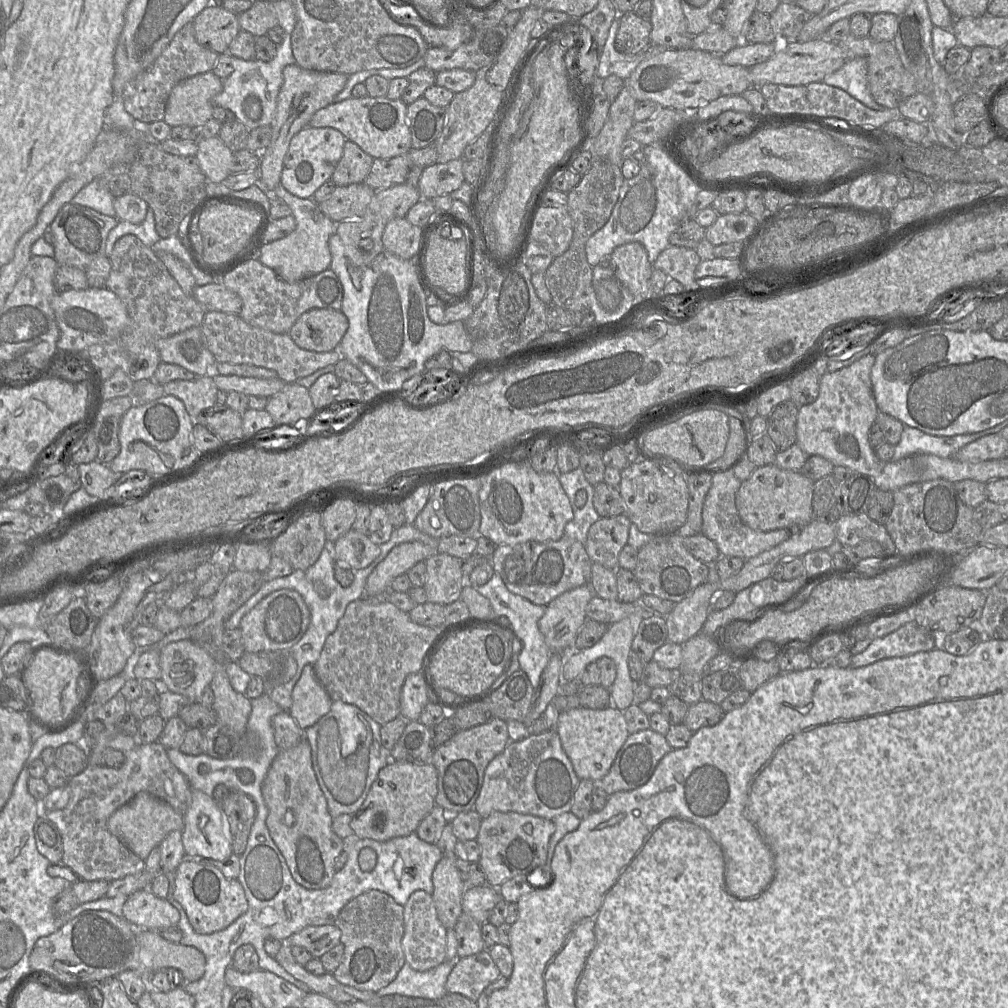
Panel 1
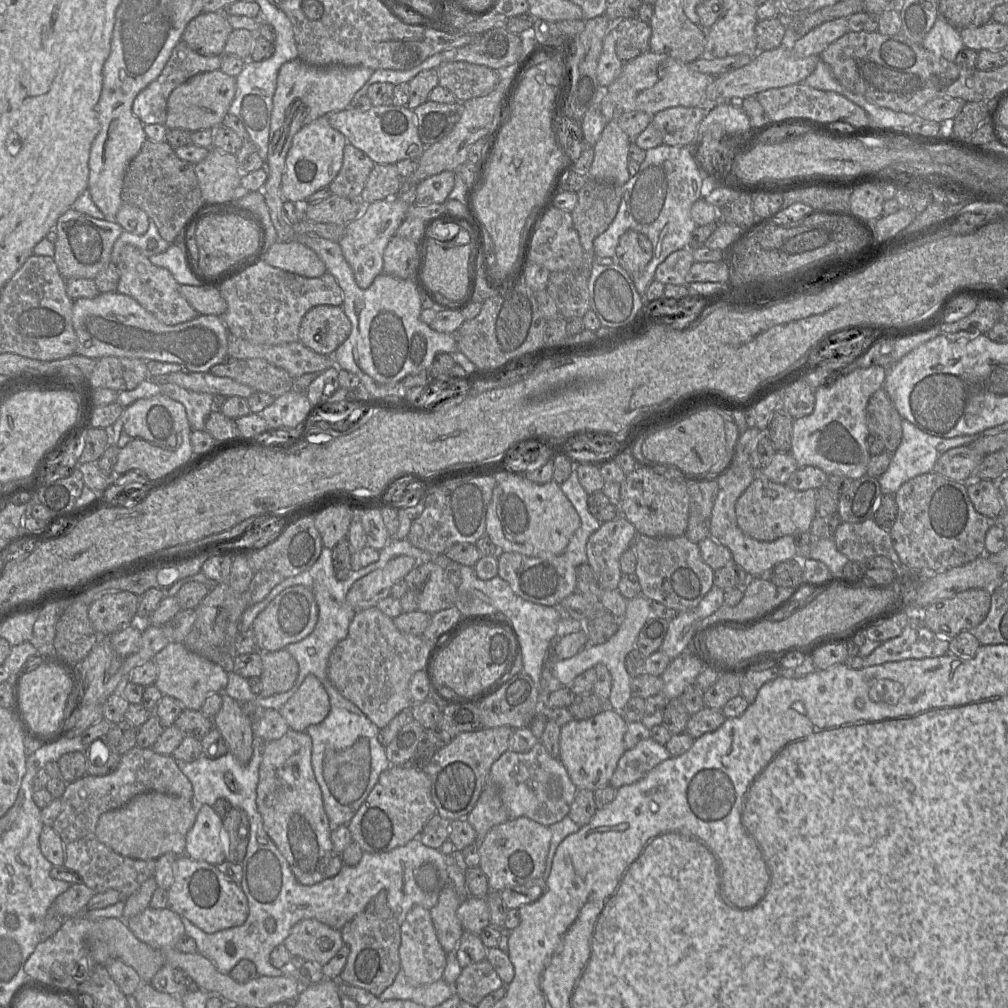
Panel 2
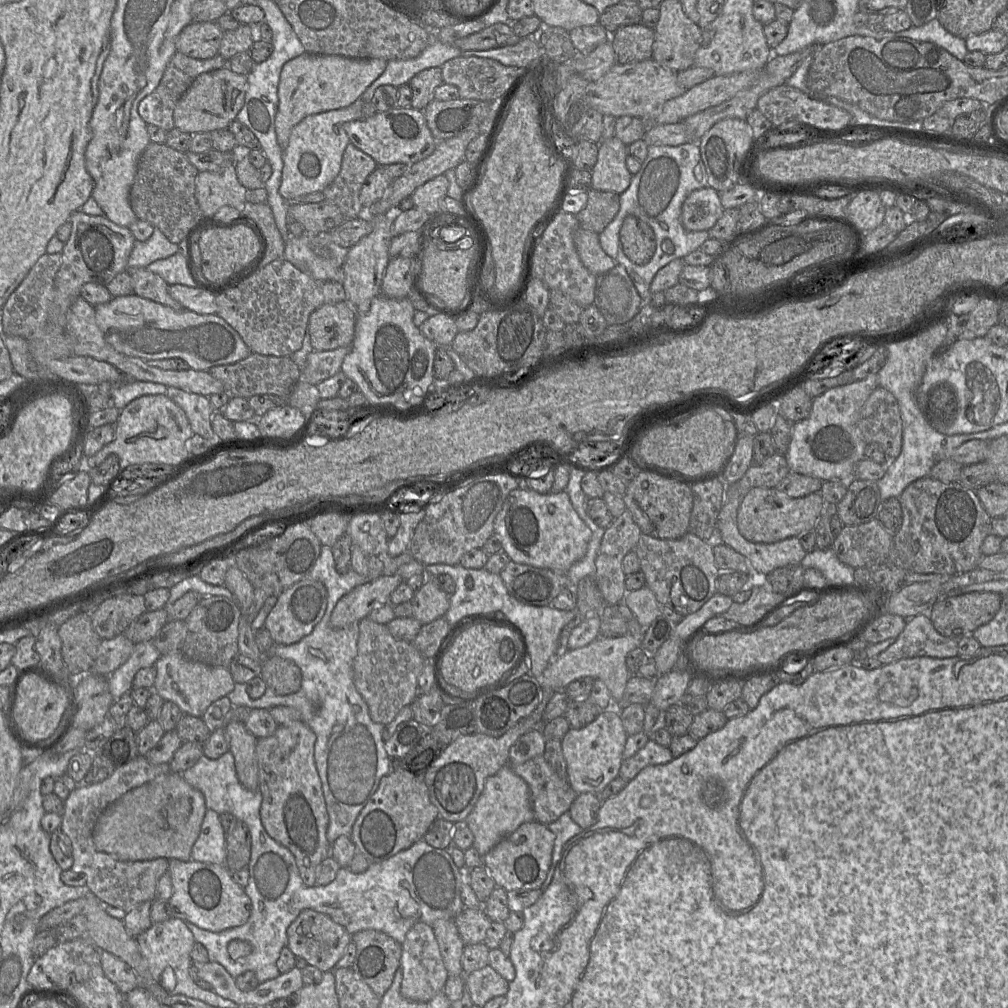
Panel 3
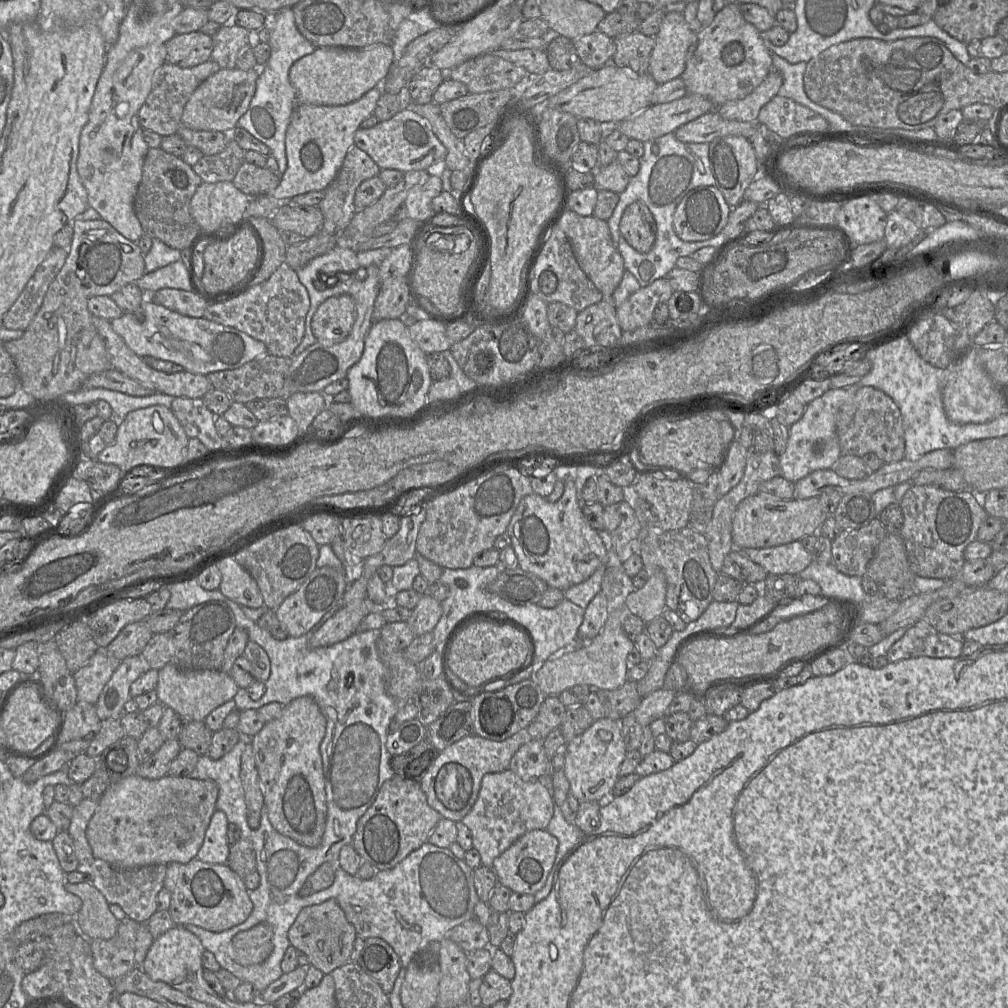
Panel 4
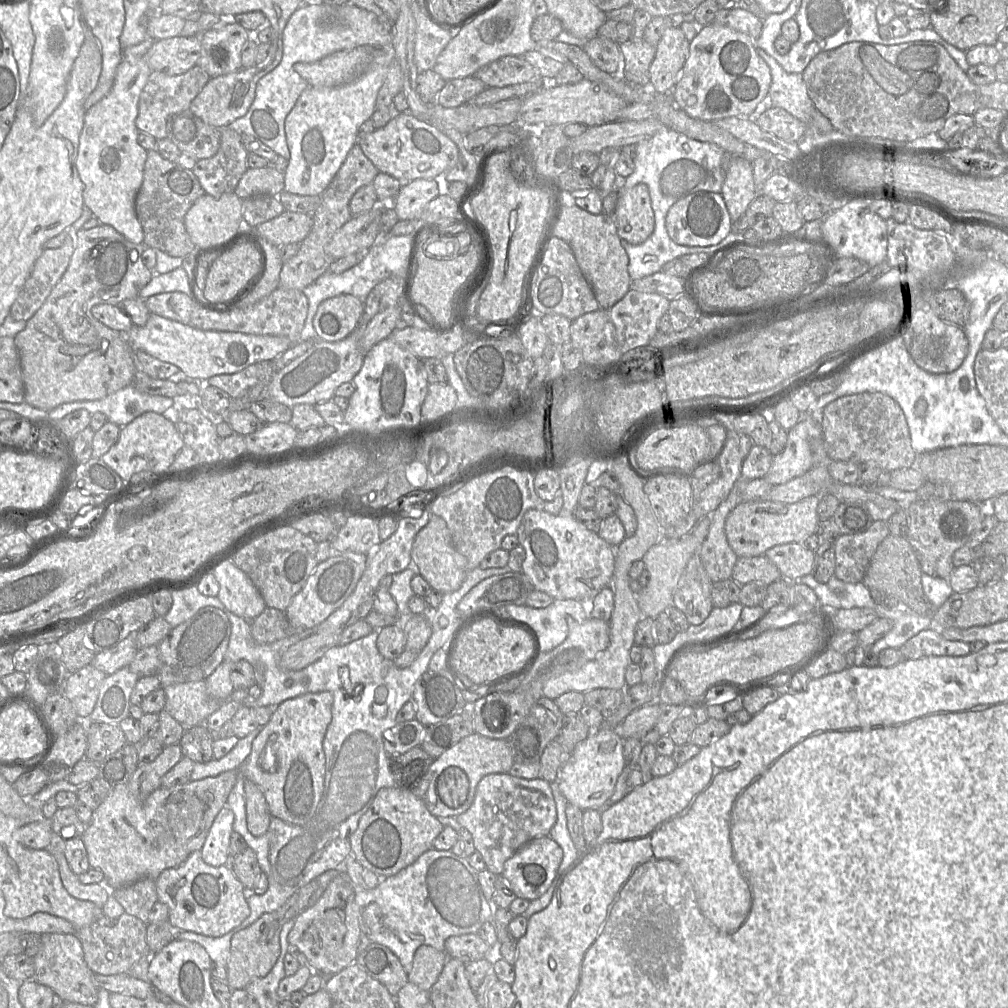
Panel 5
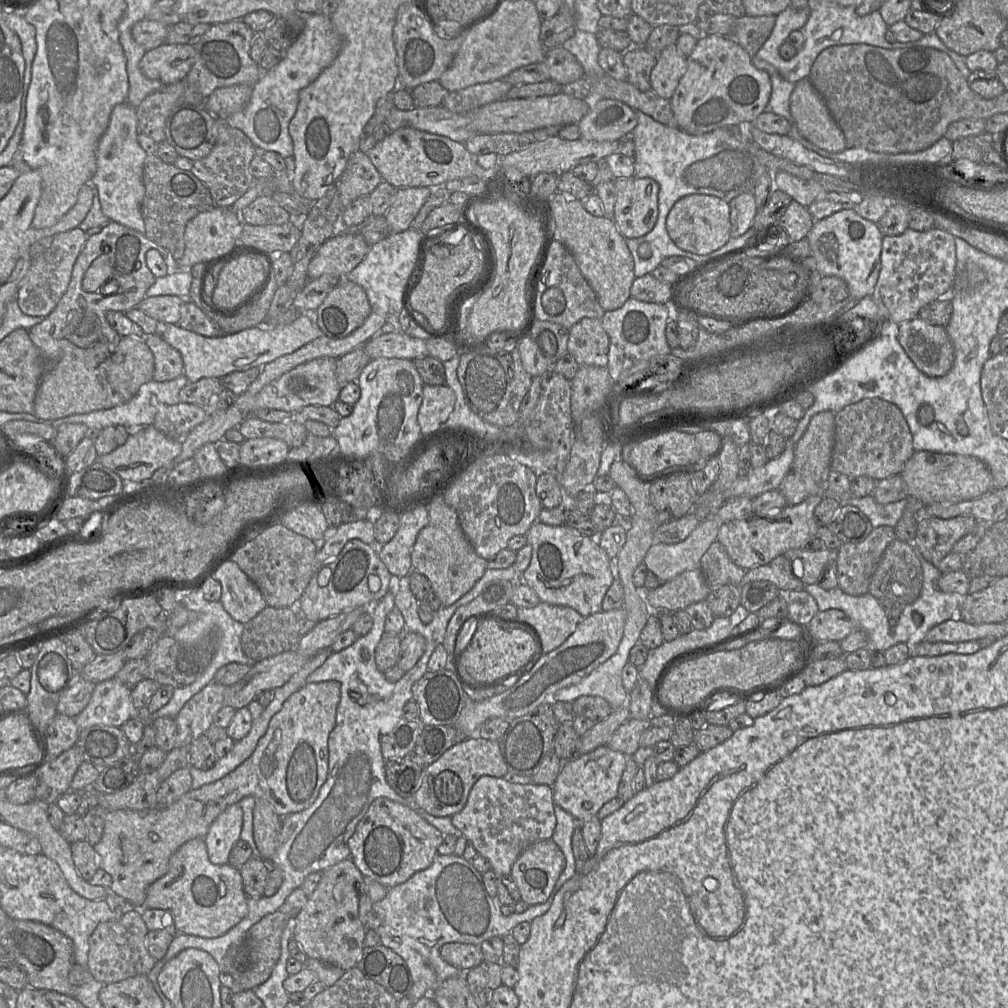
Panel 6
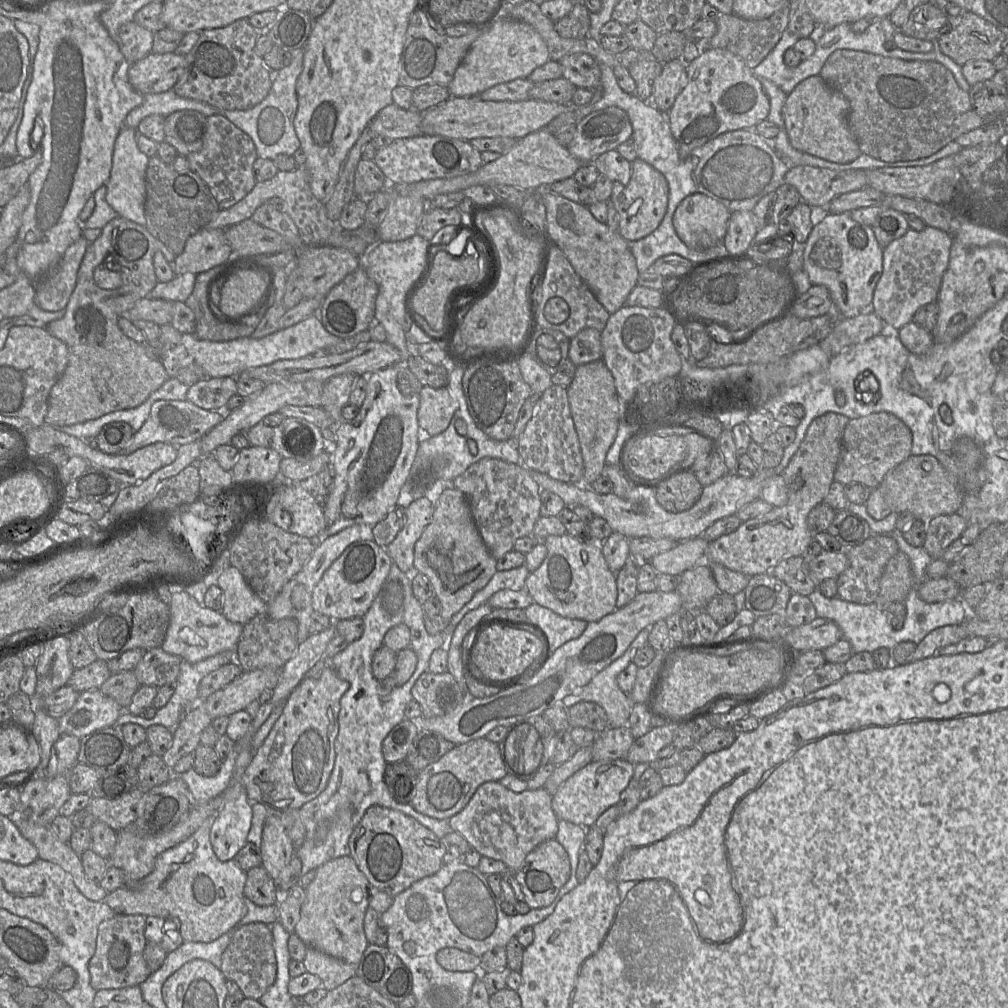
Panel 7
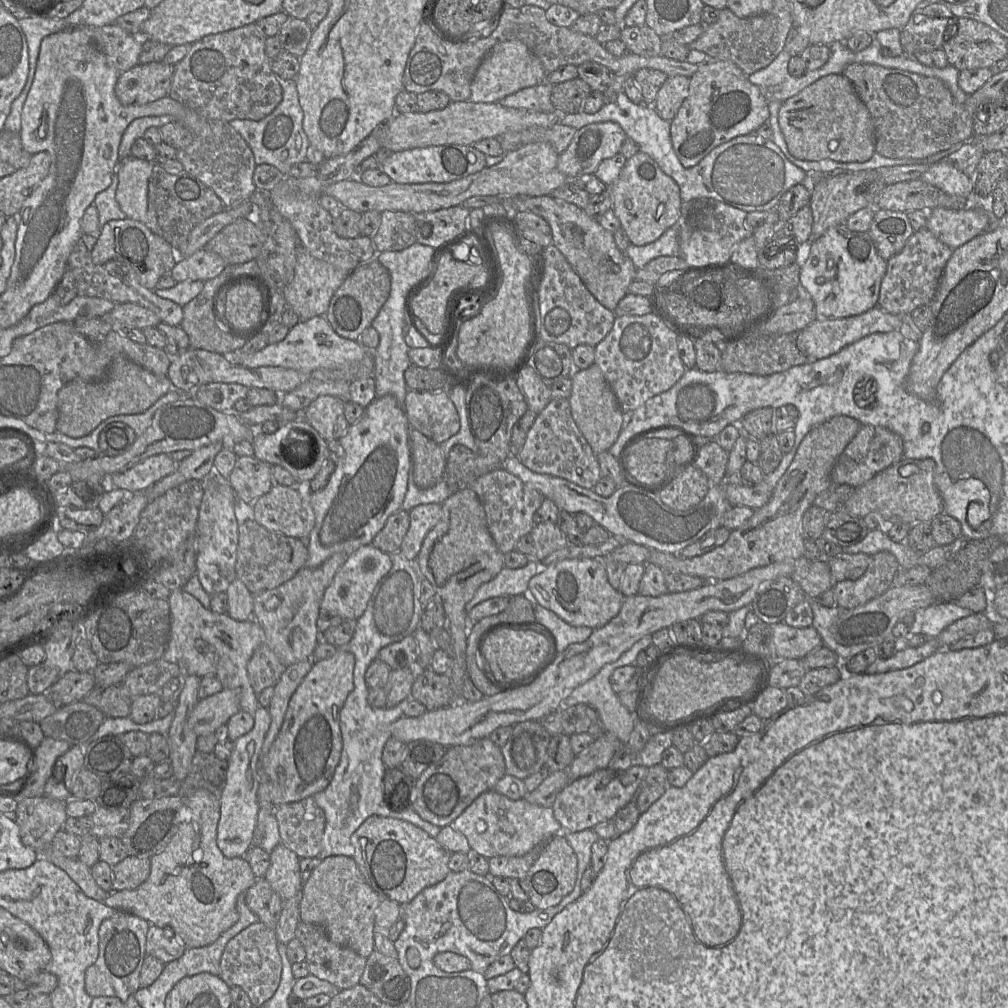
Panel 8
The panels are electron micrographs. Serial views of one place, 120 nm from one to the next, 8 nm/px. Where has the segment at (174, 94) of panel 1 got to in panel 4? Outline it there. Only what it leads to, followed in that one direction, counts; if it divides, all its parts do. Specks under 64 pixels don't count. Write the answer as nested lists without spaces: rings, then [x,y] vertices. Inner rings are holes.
[[[259,67],[249,71],[237,68],[220,68],[216,73],[206,78],[192,93],[183,109],[182,125],[196,131],[216,131],[230,134],[237,126],[238,119],[249,107],[259,74]]]

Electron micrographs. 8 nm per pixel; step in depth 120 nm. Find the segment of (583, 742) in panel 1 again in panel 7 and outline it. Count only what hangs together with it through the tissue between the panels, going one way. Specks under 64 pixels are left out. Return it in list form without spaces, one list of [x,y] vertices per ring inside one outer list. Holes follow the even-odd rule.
[[[625,758],[591,761],[565,780],[552,796],[552,808],[558,820],[566,820],[588,828],[610,806],[616,805],[621,792],[634,774],[634,764]]]

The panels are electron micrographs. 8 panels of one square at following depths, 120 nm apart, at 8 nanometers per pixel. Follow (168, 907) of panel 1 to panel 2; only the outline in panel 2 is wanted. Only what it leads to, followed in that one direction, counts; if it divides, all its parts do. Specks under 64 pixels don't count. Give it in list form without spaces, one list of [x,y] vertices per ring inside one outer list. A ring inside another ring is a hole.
[[[147,907],[129,918],[126,923],[136,938],[160,951],[175,948],[186,934],[180,916],[169,908]]]

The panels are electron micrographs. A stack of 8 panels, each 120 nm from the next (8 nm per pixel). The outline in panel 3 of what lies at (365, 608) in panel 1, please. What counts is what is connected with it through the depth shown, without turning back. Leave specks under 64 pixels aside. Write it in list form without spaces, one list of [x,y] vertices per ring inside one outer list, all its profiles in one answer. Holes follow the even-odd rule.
[[[368,617],[359,622],[357,655],[353,661],[353,682],[368,706],[371,719],[387,725],[418,695],[418,677],[428,662],[413,645],[394,638],[387,625]]]

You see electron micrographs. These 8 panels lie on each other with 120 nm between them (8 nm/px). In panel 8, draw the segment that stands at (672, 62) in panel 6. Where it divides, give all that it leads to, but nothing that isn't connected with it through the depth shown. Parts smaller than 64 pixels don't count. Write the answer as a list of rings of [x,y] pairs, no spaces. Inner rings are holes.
[[[669,76],[658,91],[654,108],[661,118],[672,121],[689,94],[690,78]]]

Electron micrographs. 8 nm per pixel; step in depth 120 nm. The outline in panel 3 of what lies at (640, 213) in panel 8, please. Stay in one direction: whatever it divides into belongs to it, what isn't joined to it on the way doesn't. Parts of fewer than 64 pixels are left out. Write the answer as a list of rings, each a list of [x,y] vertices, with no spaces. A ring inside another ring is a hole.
[[[628,215],[620,229],[620,243],[624,254],[635,264],[647,264],[656,250],[655,234],[641,219]]]

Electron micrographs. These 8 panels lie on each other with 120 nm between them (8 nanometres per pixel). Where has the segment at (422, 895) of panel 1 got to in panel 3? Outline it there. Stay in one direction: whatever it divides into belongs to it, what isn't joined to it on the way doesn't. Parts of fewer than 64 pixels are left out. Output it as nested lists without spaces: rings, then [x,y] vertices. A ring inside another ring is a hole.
[[[420,922],[415,924],[406,934],[402,943],[400,967],[403,971],[401,995],[414,1002],[428,1002],[442,992],[448,978],[448,972],[440,953],[433,928]]]

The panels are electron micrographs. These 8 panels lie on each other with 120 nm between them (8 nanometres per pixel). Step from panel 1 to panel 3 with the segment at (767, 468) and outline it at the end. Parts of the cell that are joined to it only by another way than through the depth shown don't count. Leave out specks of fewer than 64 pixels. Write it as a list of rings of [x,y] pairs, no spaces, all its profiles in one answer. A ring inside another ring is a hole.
[[[752,488],[743,498],[737,513],[740,534],[753,543],[774,543],[811,532],[823,508],[819,492],[804,497],[791,498],[776,488]]]

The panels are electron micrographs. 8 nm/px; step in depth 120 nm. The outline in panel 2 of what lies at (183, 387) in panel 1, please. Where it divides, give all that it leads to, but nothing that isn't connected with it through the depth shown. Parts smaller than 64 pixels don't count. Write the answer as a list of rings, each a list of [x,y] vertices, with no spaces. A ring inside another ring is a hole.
[[[174,383],[160,386],[162,393],[180,402],[186,410],[187,419],[192,430],[205,431],[205,420],[213,409],[213,395],[198,393],[182,388]]]

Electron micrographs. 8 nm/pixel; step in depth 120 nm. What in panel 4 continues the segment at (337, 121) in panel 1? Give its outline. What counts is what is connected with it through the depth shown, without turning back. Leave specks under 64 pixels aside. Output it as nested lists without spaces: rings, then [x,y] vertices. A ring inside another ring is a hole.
[[[409,109],[400,110],[390,119],[378,122],[371,128],[358,128],[354,133],[354,145],[366,152],[380,169],[397,169],[404,173],[427,170],[430,175],[437,164],[444,164],[447,154],[428,121]]]

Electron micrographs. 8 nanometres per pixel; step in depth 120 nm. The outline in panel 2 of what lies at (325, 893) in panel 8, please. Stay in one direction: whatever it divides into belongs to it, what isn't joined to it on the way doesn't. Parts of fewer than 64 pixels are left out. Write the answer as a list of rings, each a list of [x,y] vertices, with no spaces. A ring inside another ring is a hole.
[[[303,919],[292,927],[283,944],[291,956],[300,956],[322,967],[335,956],[344,942],[340,930],[315,919]]]

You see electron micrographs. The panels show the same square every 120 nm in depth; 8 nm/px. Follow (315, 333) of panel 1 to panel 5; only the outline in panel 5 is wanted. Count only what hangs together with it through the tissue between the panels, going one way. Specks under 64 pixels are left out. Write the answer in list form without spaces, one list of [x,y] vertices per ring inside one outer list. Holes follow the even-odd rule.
[[[341,294],[321,302],[313,318],[318,339],[335,342],[348,337],[362,317],[364,300]]]

